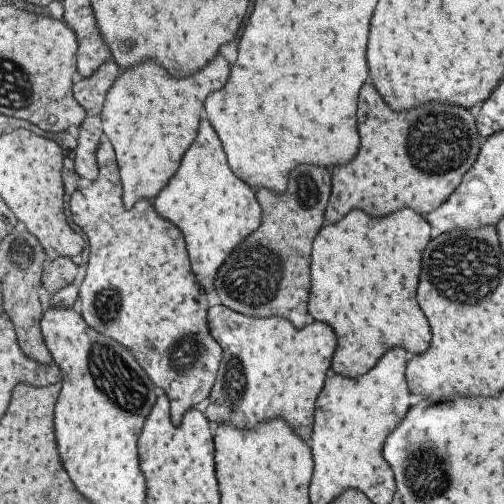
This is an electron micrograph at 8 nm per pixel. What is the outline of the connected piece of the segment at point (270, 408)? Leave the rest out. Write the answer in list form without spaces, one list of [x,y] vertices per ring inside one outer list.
[[[221,304],[209,307],[206,312],[209,334],[221,347],[222,357],[211,392],[207,396],[207,407],[203,416],[213,422],[229,420],[237,428],[251,428],[261,420],[279,416],[301,438],[309,438],[315,396],[319,394],[325,372],[331,364],[333,344],[337,346],[337,338],[333,340],[333,330],[323,322],[311,322],[305,328],[295,330],[293,324],[289,324],[284,318],[251,318]]]

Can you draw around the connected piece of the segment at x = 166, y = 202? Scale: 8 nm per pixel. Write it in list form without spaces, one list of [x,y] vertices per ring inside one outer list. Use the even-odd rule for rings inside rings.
[[[205,118],[199,120],[197,136],[183,154],[175,174],[155,196],[153,208],[161,218],[169,220],[183,232],[191,270],[197,282],[209,294],[213,293],[213,278],[217,276],[229,252],[261,222],[259,204],[251,188],[239,178],[235,178],[229,166],[225,164],[221,142],[217,140],[215,132],[211,130]]]

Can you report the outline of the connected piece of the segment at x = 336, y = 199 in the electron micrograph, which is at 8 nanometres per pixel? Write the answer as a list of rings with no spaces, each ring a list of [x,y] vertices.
[[[363,84],[359,90],[357,132],[359,150],[355,158],[331,170],[327,222],[337,222],[351,208],[361,208],[369,216],[383,216],[409,206],[424,216],[441,206],[459,186],[483,141],[467,110],[429,102],[405,112],[391,112],[371,84]]]

